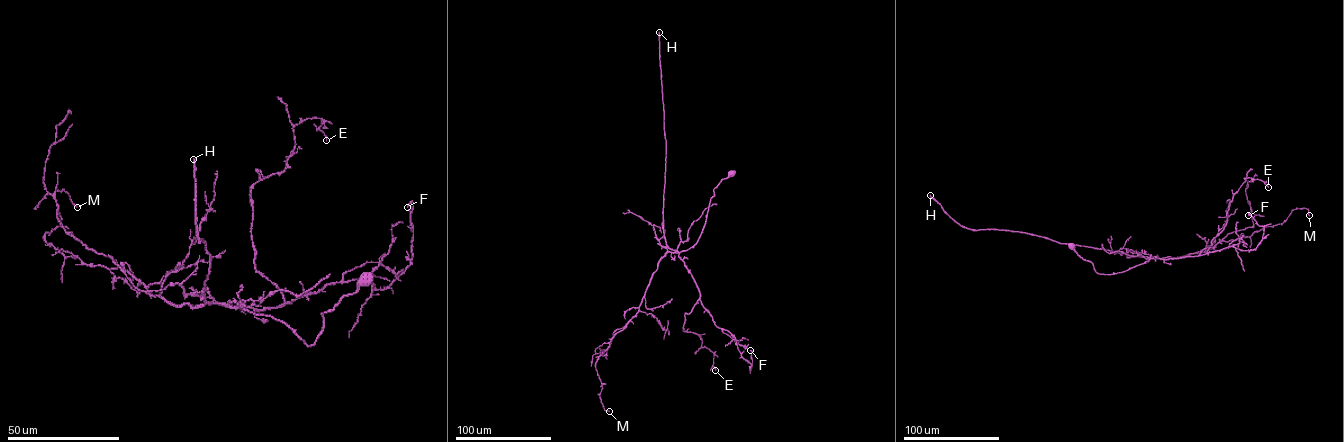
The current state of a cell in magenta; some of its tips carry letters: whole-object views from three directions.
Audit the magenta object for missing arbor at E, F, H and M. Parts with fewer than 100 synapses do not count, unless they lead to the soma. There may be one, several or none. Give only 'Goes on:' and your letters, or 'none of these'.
Goes on: H

